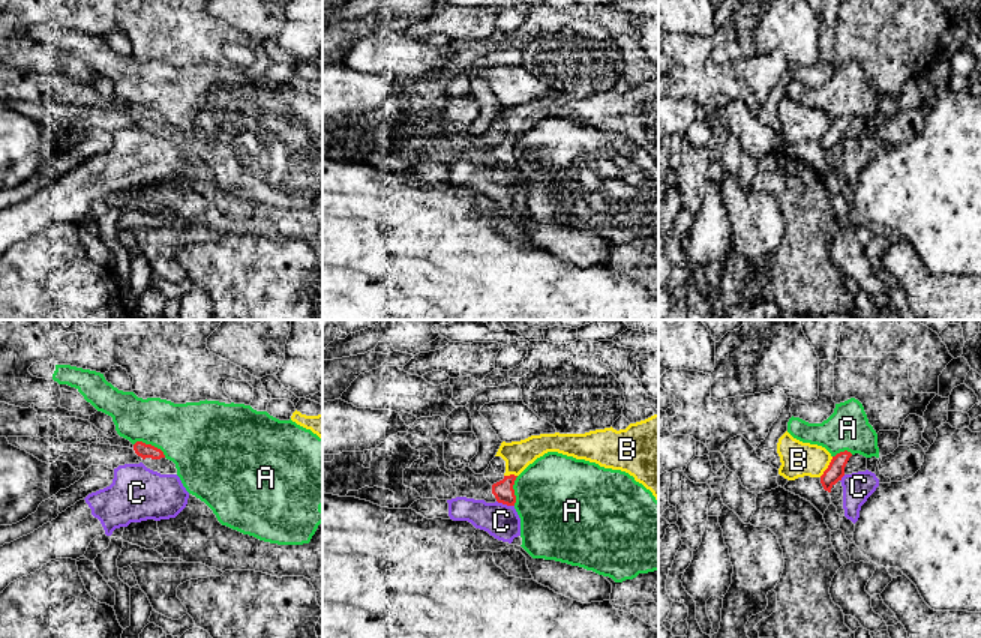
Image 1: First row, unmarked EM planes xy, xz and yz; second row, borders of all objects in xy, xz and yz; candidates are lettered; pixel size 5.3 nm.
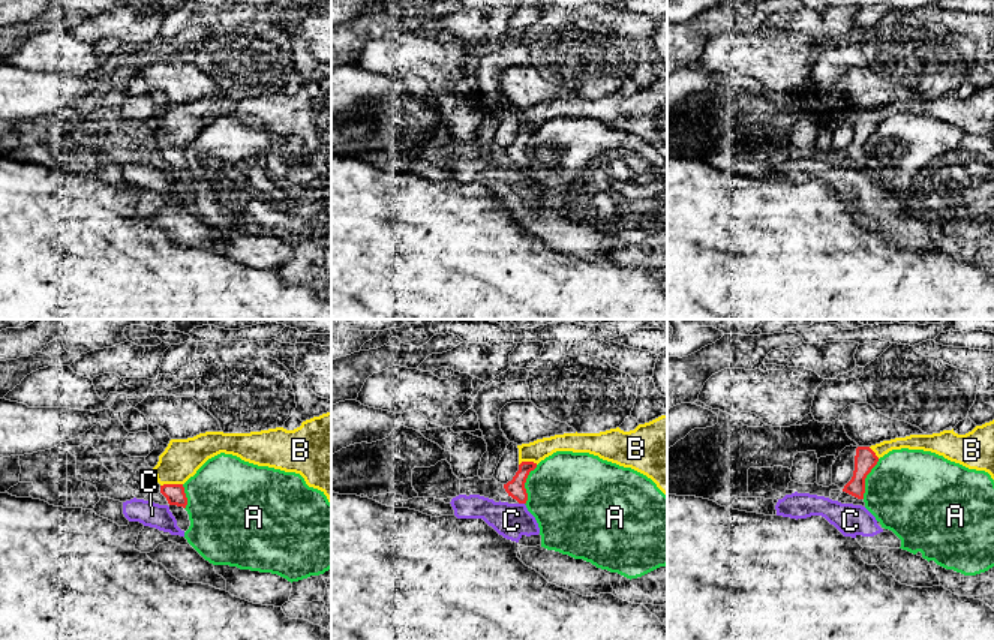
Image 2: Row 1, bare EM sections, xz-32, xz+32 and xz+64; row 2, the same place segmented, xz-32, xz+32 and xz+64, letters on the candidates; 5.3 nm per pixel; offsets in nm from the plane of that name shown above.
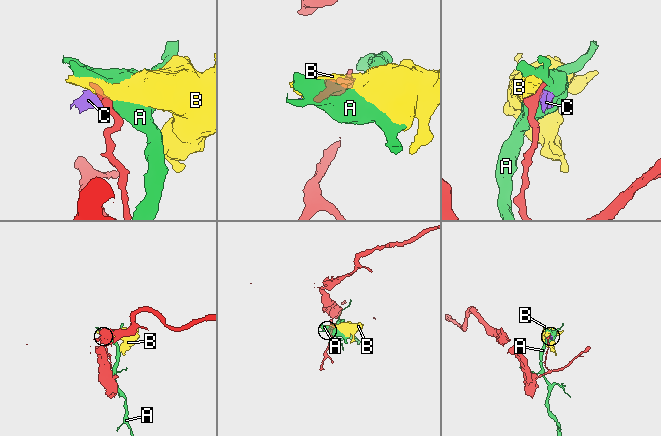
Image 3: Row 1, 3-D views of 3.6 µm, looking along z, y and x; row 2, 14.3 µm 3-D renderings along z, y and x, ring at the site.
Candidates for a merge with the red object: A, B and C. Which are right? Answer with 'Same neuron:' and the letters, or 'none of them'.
Same neuron: none of them

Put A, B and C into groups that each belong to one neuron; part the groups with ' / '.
A / B / C

